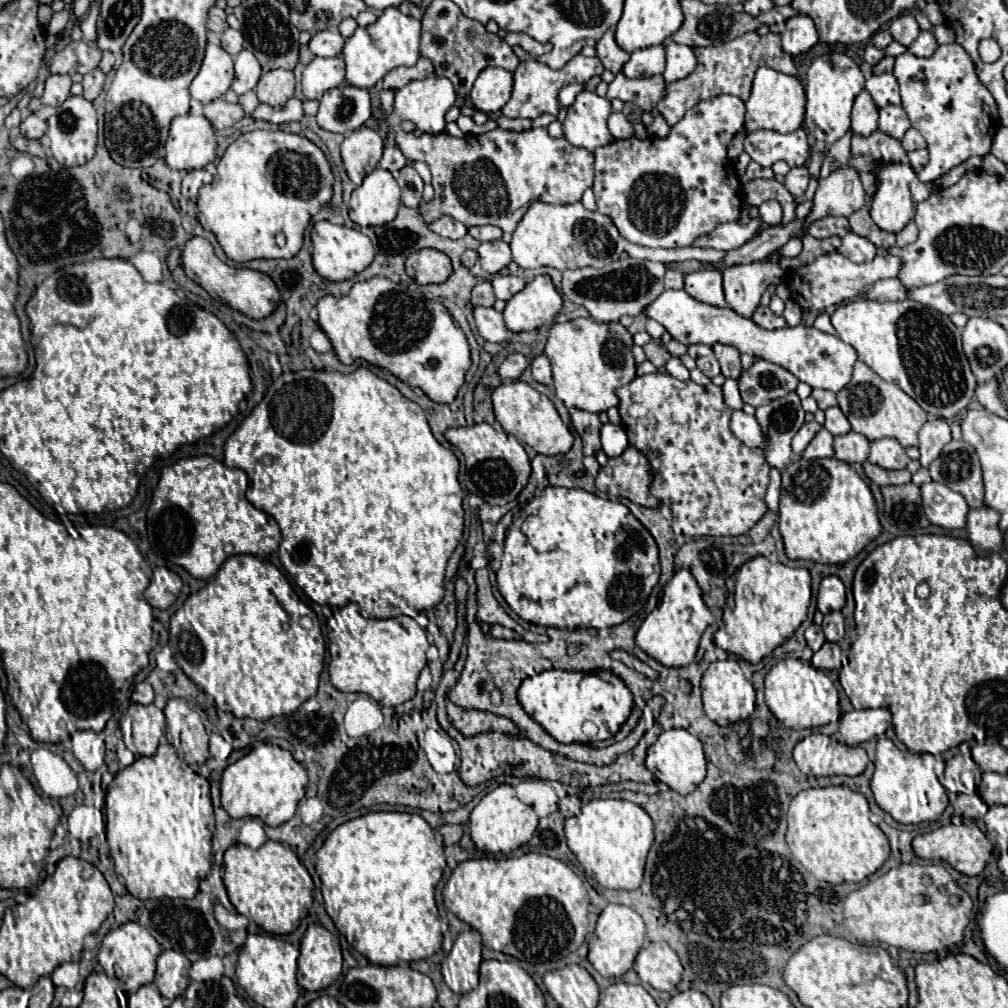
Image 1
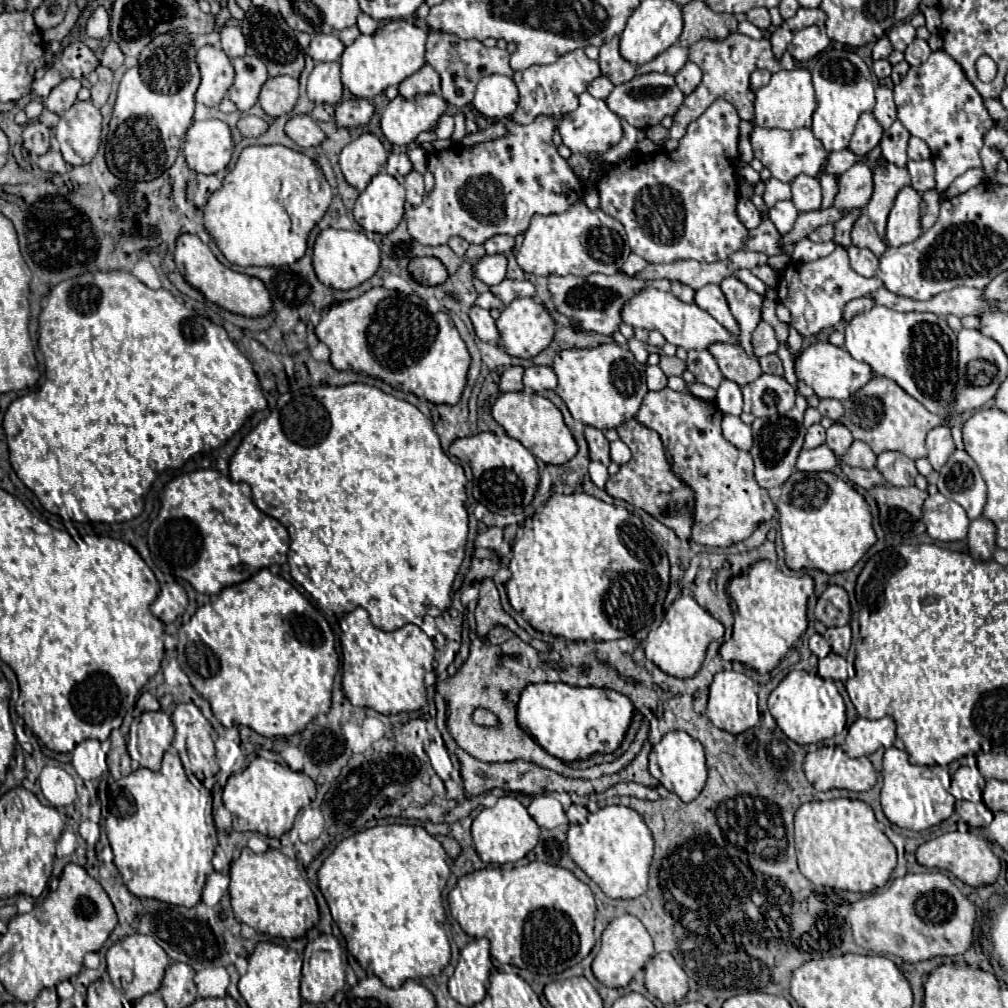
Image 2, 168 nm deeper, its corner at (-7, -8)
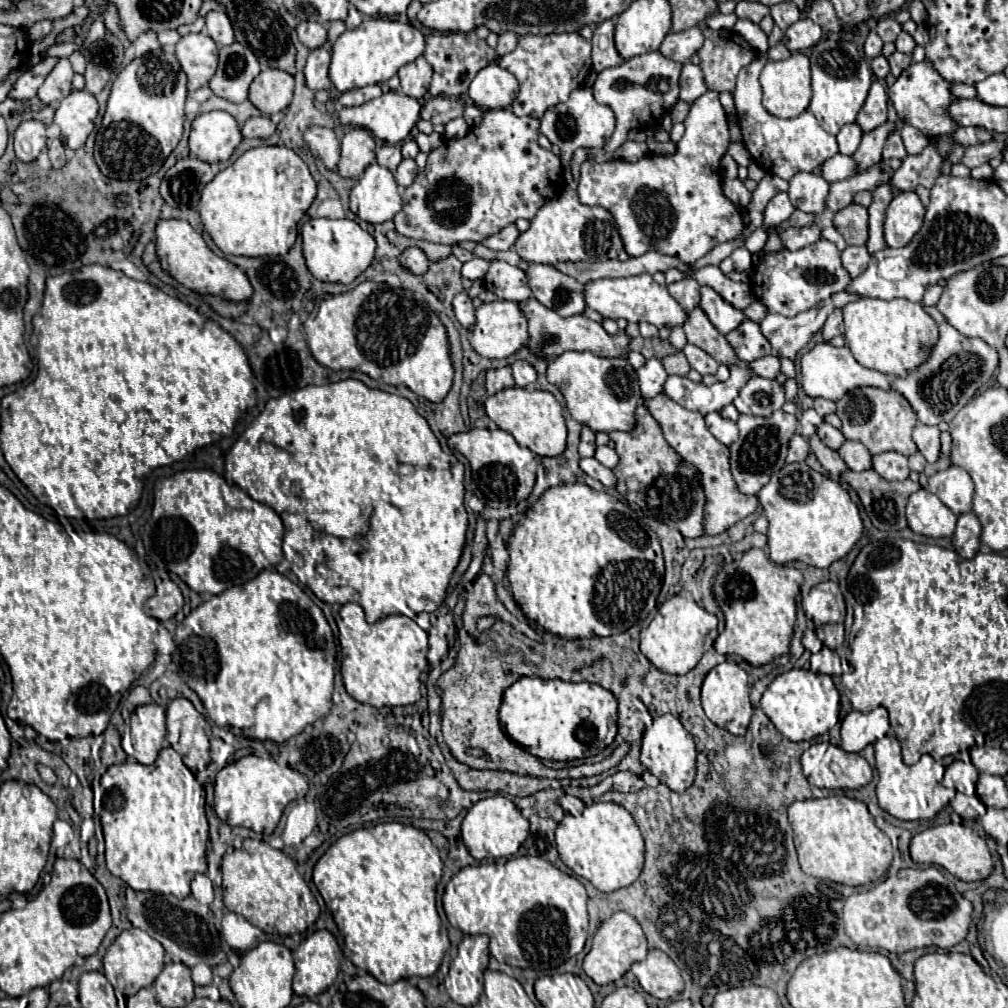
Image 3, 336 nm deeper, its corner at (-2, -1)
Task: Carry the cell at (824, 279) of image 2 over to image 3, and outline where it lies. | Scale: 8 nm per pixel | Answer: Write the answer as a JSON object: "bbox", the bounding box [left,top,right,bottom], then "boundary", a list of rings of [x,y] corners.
{"bbox":[750,239,850,317],"boundary":[[[820,239],[798,251],[780,249],[778,253],[764,253],[752,271],[750,287],[756,299],[766,305],[768,313],[794,317],[806,309],[812,309],[818,301],[844,291],[850,281],[850,275],[842,269],[838,247],[826,239]]]}

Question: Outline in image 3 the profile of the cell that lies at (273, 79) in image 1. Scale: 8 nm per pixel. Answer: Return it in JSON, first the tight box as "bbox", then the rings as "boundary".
{"bbox":[250,69,294,115],"boundary":[[[264,69],[250,85],[250,103],[264,115],[284,111],[292,101],[294,77],[282,69]]]}

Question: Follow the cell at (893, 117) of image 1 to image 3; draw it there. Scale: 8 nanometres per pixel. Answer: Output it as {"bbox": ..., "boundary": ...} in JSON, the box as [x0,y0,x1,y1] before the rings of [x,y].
{"bbox":[882,133,908,159],"boundary":[[[892,133],[892,135],[886,139],[882,157],[884,157],[884,159],[892,159],[892,157],[896,157],[896,159],[904,159],[906,155],[908,155],[908,153],[906,153],[906,149],[904,149],[904,143],[902,143],[900,133]]]}

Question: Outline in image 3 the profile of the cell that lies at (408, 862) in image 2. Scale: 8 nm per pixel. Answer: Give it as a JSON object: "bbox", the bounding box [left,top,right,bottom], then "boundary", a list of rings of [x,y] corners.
{"bbox":[314,823,444,983],"boundary":[[[380,823],[342,835],[316,863],[314,885],[332,913],[342,937],[346,957],[382,983],[410,977],[432,977],[444,957],[441,920],[436,911],[436,885],[442,877],[442,859],[428,835],[412,825]]]}

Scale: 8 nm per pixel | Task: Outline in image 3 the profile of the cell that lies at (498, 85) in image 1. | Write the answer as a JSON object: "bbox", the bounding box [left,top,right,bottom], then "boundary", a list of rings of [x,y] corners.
{"bbox":[468,63,518,111],"boundary":[[[490,63],[472,79],[468,95],[484,111],[506,109],[518,95],[518,79],[498,63]]]}

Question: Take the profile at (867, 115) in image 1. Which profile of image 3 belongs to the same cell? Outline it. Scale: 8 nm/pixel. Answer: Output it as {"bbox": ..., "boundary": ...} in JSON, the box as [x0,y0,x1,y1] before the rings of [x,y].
{"bbox":[836,123,862,155],"boundary":[[[850,123],[850,125],[844,125],[840,129],[840,133],[836,135],[836,141],[838,141],[838,151],[842,155],[854,155],[858,145],[860,145],[860,139],[862,139],[862,129],[858,129],[856,123]]]}

